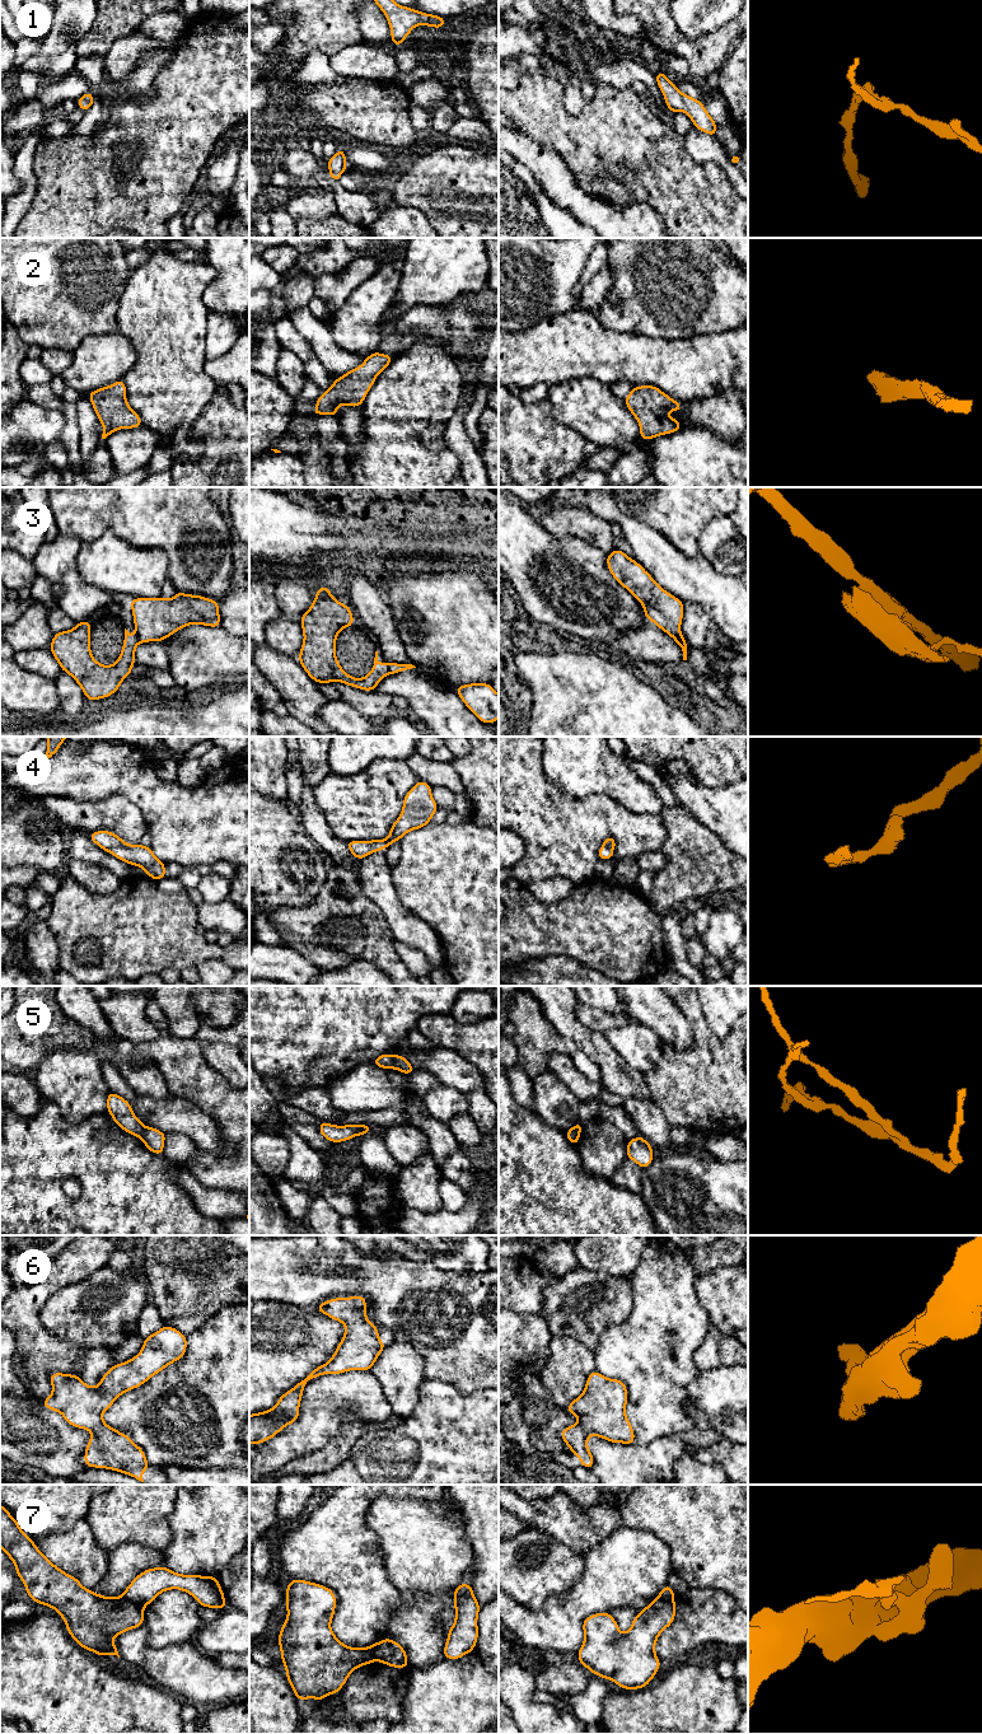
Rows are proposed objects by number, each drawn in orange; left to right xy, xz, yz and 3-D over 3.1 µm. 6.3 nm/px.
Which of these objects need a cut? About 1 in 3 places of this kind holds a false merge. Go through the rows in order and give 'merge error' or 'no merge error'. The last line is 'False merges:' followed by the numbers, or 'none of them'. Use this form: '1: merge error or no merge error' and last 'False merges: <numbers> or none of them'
1: no merge error
2: no merge error
3: merge error
4: no merge error
5: merge error
6: no merge error
7: merge error
False merges: 3, 5, 7

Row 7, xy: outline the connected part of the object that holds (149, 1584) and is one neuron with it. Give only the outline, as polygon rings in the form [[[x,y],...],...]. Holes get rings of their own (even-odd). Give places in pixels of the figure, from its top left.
[[[165,1566],[142,1571],[126,1588],[123,1597],[144,1608],[170,1589],[191,1594],[201,1607],[224,1609],[228,1606],[216,1576],[182,1575]]]

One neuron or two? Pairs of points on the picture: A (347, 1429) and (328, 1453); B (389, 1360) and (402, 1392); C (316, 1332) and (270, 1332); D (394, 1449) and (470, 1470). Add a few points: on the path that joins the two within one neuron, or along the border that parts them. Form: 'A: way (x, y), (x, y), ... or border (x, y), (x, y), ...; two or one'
A: way (346, 1435), (335, 1447); one
B: way (397, 1368), (401, 1372), (401, 1384); one
C: way (304, 1332), (281, 1332); one
D: way (414, 1453), (419, 1453), (435, 1470), (450, 1470); one

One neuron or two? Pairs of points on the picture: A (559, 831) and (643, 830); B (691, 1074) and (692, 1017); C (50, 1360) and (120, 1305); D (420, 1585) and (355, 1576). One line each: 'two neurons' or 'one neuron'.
A: one neuron
B: one neuron
C: two neurons
D: two neurons

